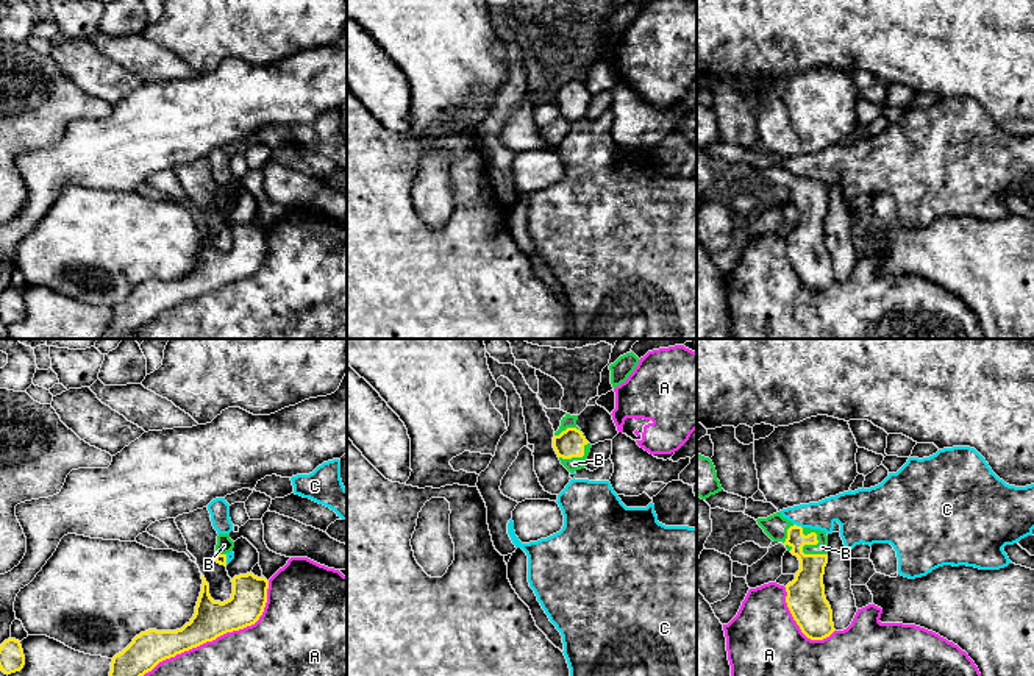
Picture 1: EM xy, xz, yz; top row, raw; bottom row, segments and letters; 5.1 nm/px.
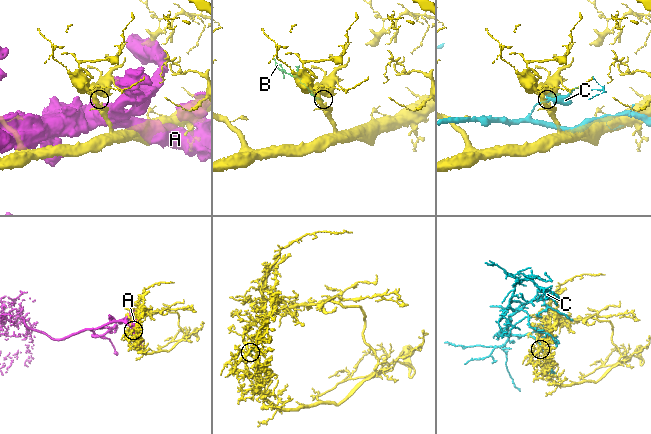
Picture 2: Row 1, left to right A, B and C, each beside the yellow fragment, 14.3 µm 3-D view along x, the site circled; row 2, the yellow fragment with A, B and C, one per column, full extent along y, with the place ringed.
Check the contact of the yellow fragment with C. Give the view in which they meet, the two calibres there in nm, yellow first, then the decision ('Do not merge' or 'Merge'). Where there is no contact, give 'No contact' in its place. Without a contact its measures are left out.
Touches yellow in yz. Thickness 130 nm (yellow) against 150 nm. Do not merge

